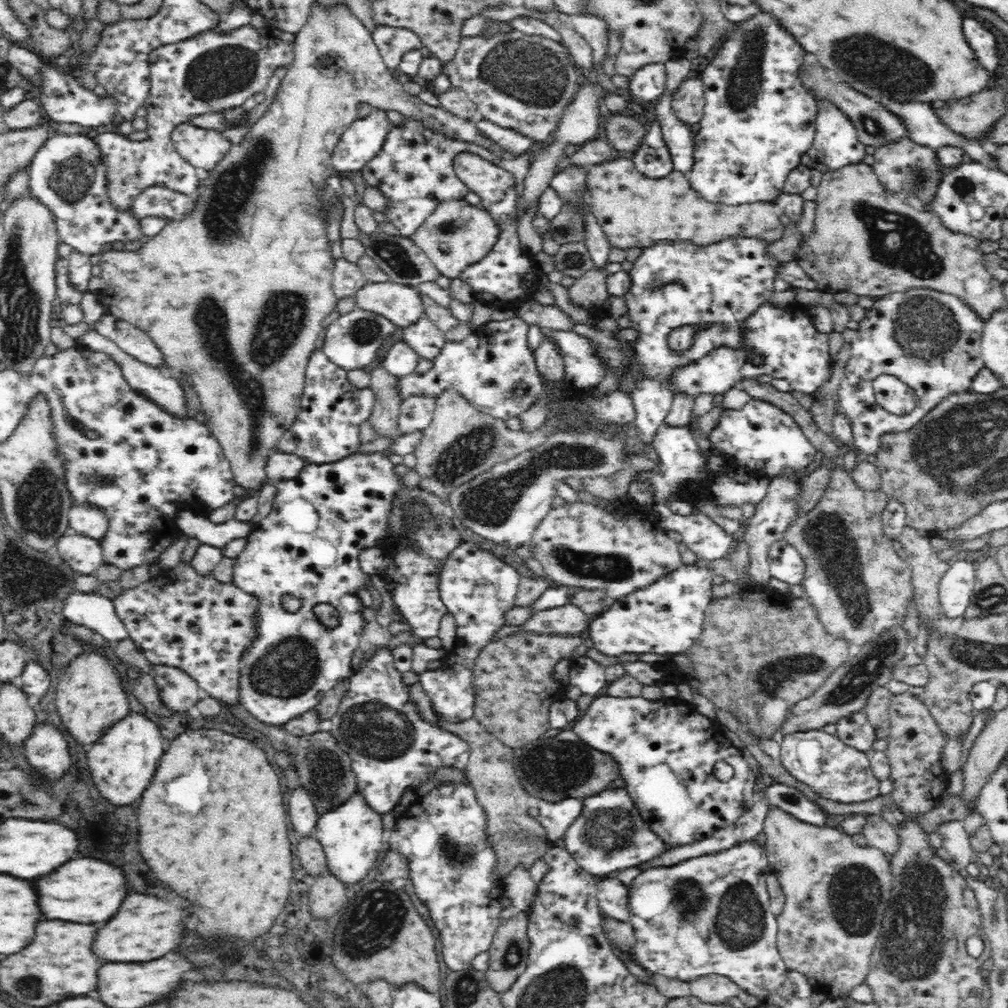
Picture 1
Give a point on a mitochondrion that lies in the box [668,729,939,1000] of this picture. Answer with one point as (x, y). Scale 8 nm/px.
(739, 921)

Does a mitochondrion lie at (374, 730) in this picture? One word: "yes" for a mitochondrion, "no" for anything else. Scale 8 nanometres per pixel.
yes

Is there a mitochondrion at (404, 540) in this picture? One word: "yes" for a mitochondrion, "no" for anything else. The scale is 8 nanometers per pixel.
no

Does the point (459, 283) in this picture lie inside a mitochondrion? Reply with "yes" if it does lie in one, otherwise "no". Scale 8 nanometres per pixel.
no

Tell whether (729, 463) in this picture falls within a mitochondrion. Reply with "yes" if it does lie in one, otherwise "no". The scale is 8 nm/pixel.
no

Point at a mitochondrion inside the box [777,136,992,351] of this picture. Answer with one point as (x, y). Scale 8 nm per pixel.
(895, 240)

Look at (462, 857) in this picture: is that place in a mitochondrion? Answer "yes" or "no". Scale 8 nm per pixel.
yes

